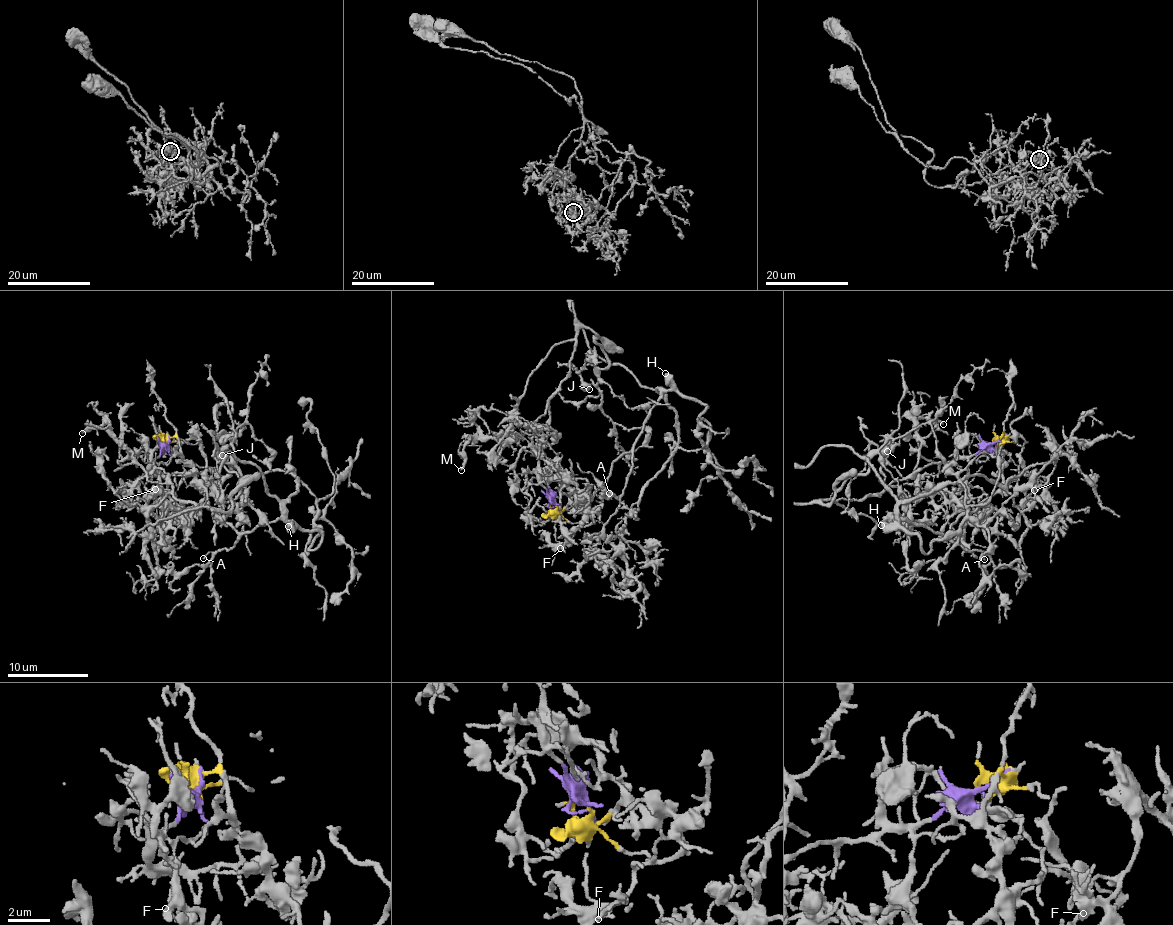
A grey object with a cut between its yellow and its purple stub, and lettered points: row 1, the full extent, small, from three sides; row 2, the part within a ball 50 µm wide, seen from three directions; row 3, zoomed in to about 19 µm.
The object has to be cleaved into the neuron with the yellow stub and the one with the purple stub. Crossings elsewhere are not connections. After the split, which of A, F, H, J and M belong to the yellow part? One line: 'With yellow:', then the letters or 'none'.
With yellow: A, F, H

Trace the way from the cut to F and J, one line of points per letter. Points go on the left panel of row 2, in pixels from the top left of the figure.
F: (167, 449), (174, 436), (179, 440), (179, 455), (206, 487), (206, 500), (166, 524), (162, 500), (155, 489)
J: (167, 449), (153, 466), (167, 473), (179, 500), (228, 511), (242, 477), (214, 452), (217, 448), (223, 455)

